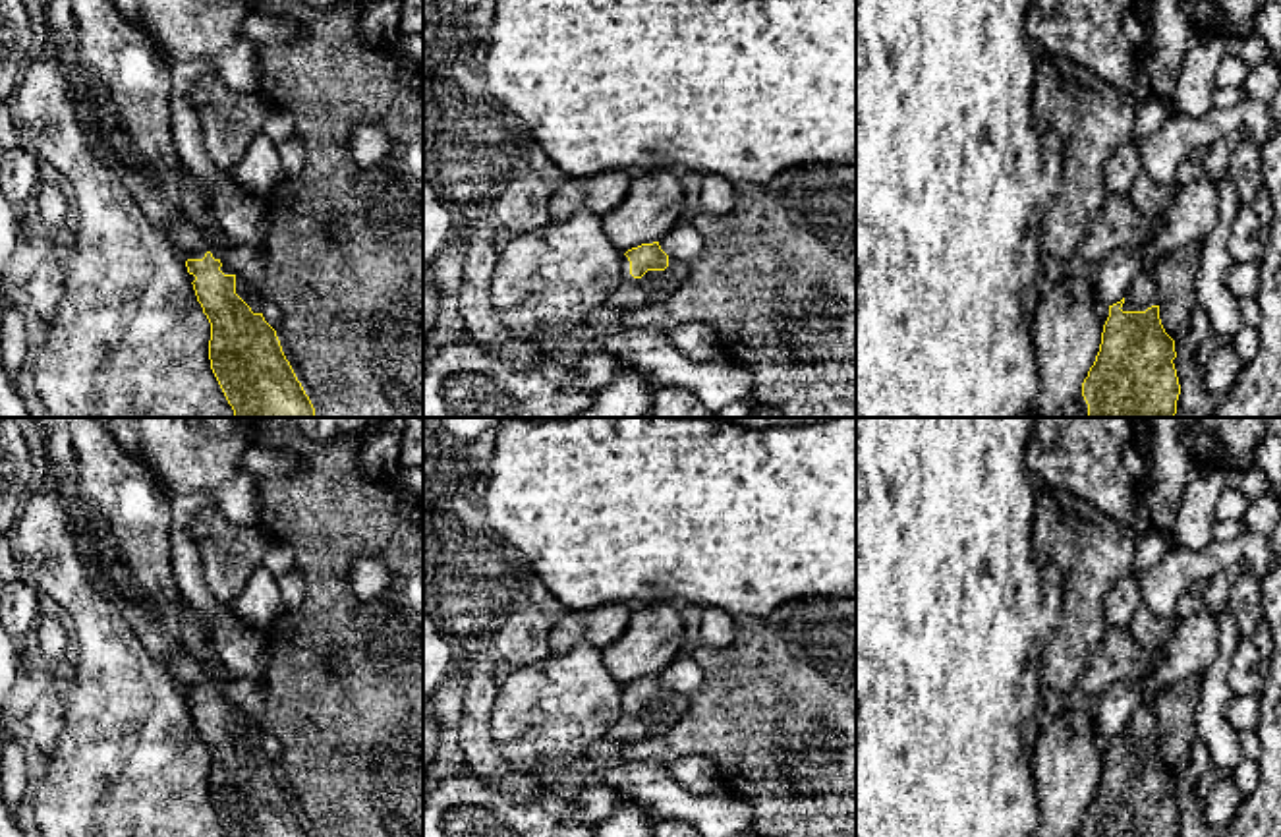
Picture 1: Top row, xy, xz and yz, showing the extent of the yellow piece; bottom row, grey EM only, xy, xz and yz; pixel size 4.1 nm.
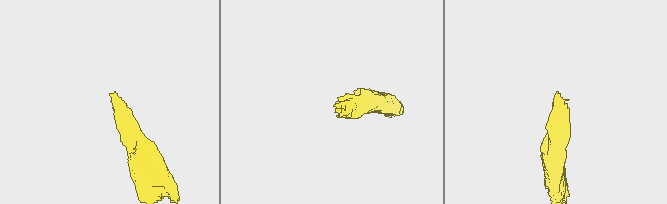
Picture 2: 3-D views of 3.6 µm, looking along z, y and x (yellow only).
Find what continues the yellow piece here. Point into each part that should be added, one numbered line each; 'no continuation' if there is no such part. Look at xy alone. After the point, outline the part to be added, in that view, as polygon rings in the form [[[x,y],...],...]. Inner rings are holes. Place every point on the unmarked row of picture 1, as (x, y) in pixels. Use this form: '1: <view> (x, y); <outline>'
1: xy (244, 721); [[[236,707],[236,727],[251,740],[253,746],[263,746],[263,731],[245,711]]]

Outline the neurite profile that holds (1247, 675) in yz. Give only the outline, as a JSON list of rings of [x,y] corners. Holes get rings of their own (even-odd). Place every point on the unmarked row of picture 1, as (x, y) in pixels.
[[[1262,621],[1254,634],[1238,640],[1227,671],[1229,688],[1235,696],[1260,696],[1267,680],[1267,665],[1273,657],[1273,632]]]

